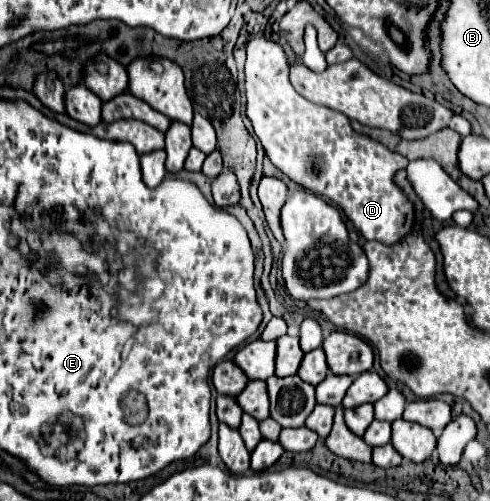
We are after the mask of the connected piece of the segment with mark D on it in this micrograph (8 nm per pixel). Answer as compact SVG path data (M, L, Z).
M251 39L247 43L247 61L245 61L245 91L247 91L247 117L259 137L269 161L285 173L291 181L299 183L301 187L327 197L337 207L343 209L347 219L359 229L365 239L381 241L391 245L405 237L415 219L415 211L401 189L393 183L393 175L399 169L407 167L407 159L395 151L389 151L385 145L369 139L367 135L359 135L351 129L349 119L329 107L315 105L293 91L289 83L289 61L285 51L279 43L269 39Z

